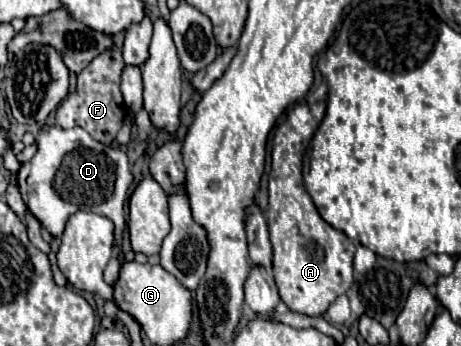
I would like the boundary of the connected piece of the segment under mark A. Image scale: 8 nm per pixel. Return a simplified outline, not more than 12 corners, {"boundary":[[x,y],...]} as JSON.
{"boundary":[[325,102],[273,136],[267,224],[281,300],[321,316],[353,284],[353,242],[317,212],[303,156]]}

